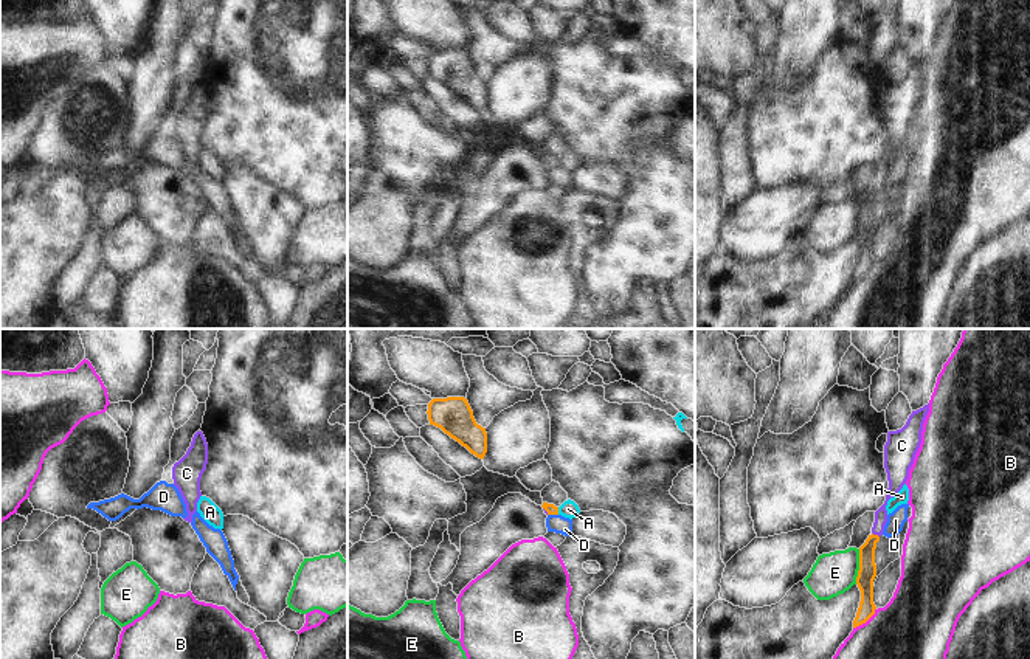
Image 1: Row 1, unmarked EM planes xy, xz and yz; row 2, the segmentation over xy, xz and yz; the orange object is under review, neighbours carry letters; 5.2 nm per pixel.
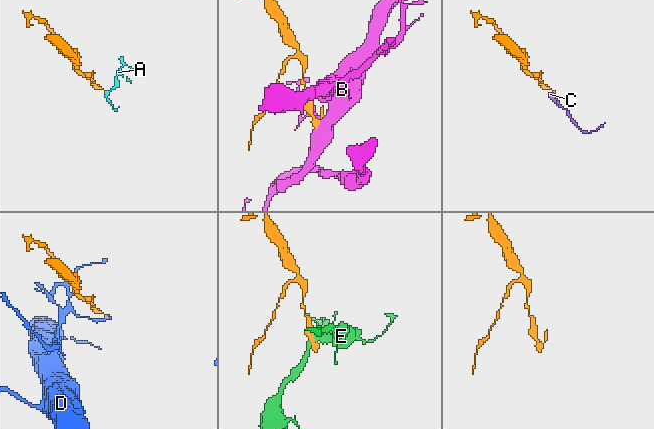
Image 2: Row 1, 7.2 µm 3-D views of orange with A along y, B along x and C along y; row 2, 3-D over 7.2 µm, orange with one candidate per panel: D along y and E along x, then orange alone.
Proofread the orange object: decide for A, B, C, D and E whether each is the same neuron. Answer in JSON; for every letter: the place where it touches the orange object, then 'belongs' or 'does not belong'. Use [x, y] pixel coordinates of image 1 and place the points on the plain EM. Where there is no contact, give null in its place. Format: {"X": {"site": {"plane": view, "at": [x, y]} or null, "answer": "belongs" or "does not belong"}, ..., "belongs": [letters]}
{"A": {"site": {"plane": "xz", "at": [557, 163]}, "answer": "does not belong"}, "B": {"site": {"plane": "yz", "at": [866, 273]}, "answer": "does not belong"}, "C": {"site": {"plane": "yz", "at": [875, 188]}, "answer": "belongs"}, "D": {"site": {"plane": "xz", "at": [553, 166]}, "answer": "does not belong"}, "E": {"site": {"plane": "yz", "at": [860, 219]}, "answer": "does not belong"}, "belongs": ["C"]}

